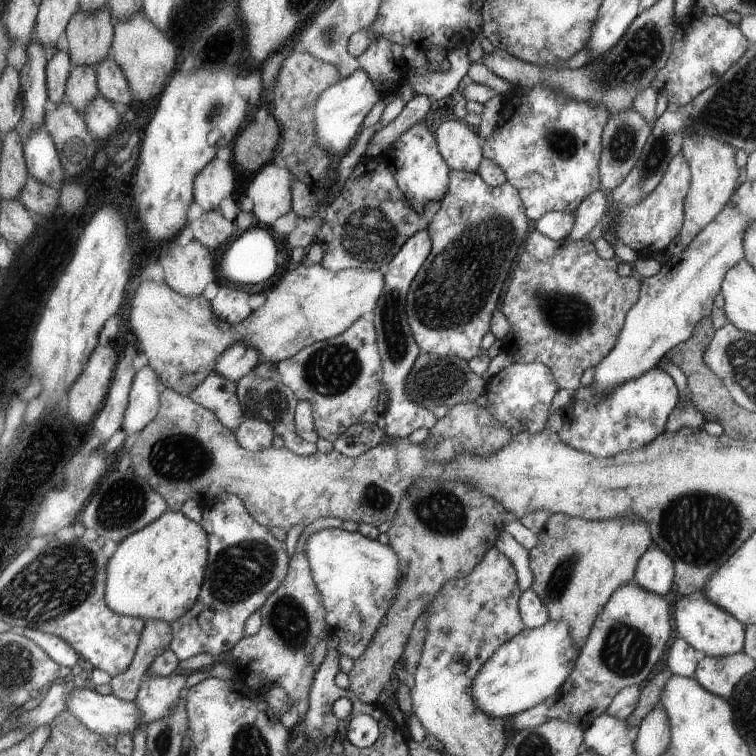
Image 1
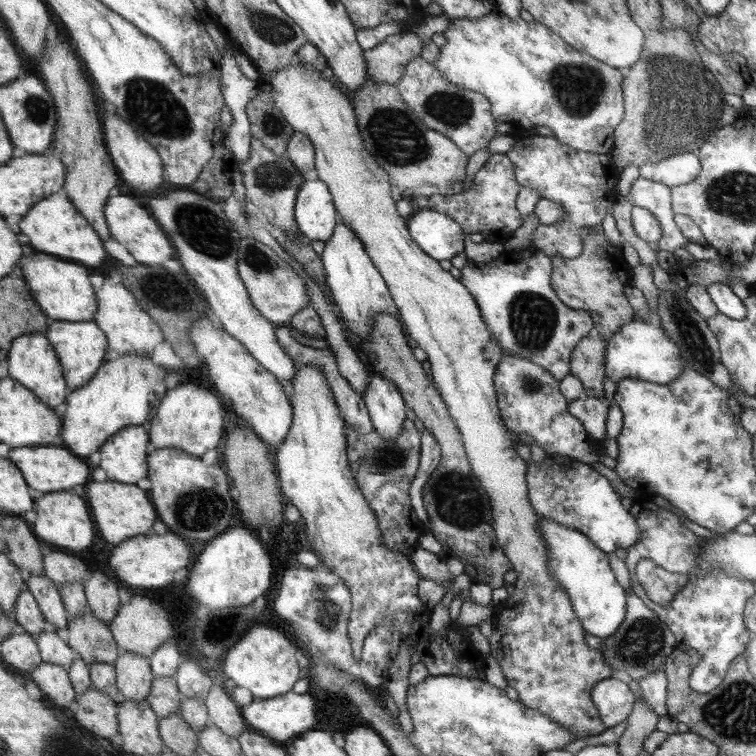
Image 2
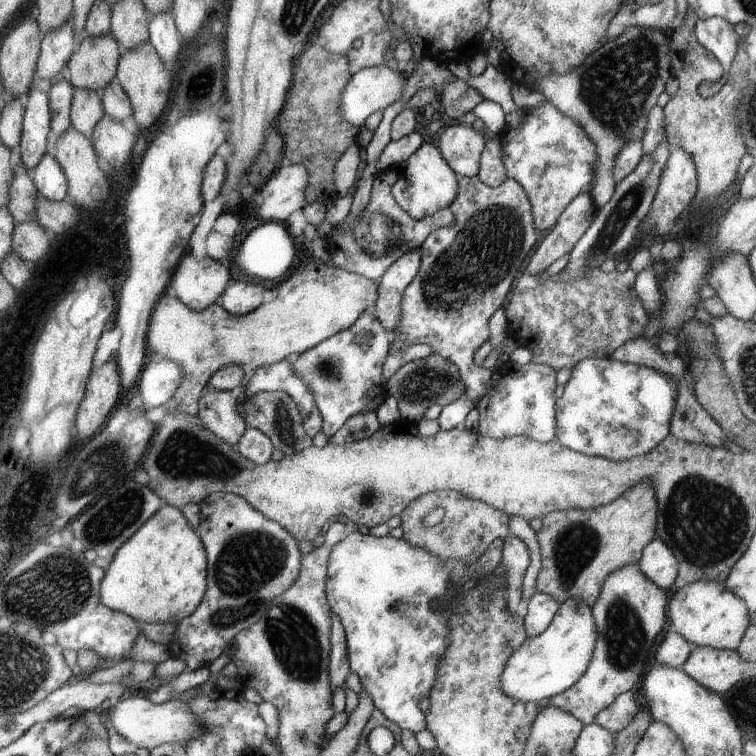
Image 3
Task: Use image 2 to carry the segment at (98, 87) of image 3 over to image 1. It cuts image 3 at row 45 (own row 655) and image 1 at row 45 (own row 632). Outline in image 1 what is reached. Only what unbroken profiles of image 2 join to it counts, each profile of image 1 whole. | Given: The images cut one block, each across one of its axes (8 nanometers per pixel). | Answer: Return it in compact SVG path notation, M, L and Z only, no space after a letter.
M105 5L94 12L78 10L68 26L68 55L73 65L86 64L96 67L100 60L108 57L114 39L114 18Z

